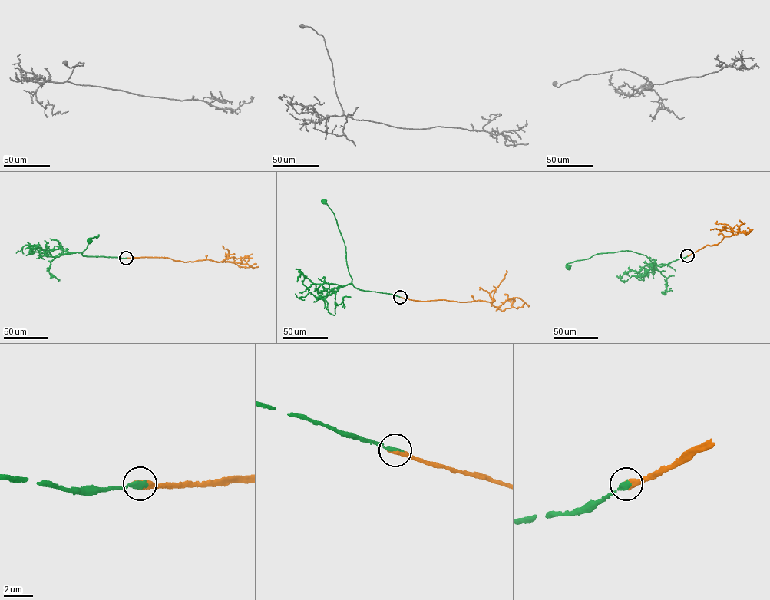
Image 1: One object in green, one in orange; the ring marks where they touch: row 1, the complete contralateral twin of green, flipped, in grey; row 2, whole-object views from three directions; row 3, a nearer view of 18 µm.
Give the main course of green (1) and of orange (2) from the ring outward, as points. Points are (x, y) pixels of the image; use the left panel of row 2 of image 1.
1: (126, 258), (82, 255), (90, 240), (99, 234), (97, 238), (90, 238), (90, 241)
2: (126, 258), (166, 258), (187, 262), (208, 259), (257, 266)

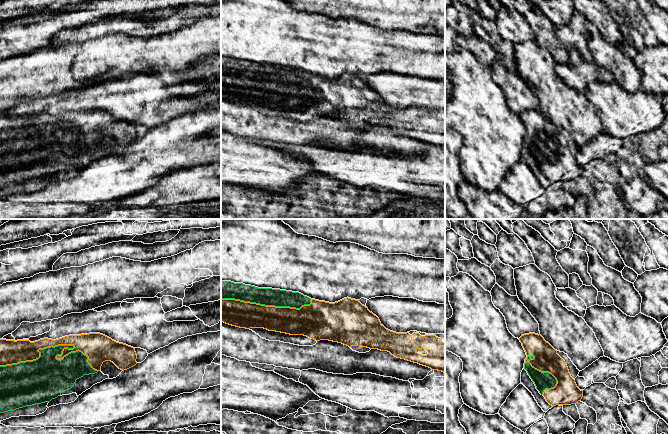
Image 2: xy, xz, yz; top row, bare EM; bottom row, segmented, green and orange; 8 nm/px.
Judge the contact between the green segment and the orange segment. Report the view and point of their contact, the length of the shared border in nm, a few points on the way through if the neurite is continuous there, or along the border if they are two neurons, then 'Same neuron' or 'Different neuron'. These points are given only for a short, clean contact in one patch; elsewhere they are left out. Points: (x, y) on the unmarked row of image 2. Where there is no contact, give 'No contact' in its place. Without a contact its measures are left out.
Touches green at xy (67, 121). Shared border 800 nm. Same neuron

